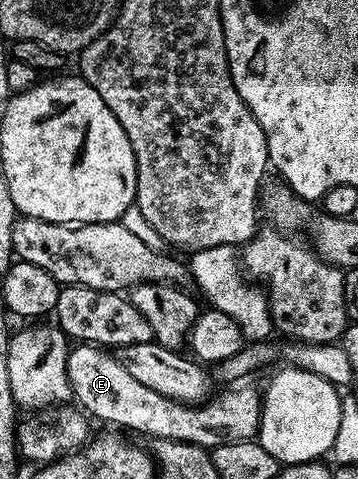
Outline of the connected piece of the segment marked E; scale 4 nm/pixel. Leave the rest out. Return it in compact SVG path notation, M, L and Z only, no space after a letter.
M78 343L70 347L67 374L73 387L73 400L94 421L106 420L142 432L153 440L178 440L212 450L218 444L254 439L261 427L262 393L258 389L256 392L253 388L233 386L200 404L184 404L143 386L112 351L95 344Z

